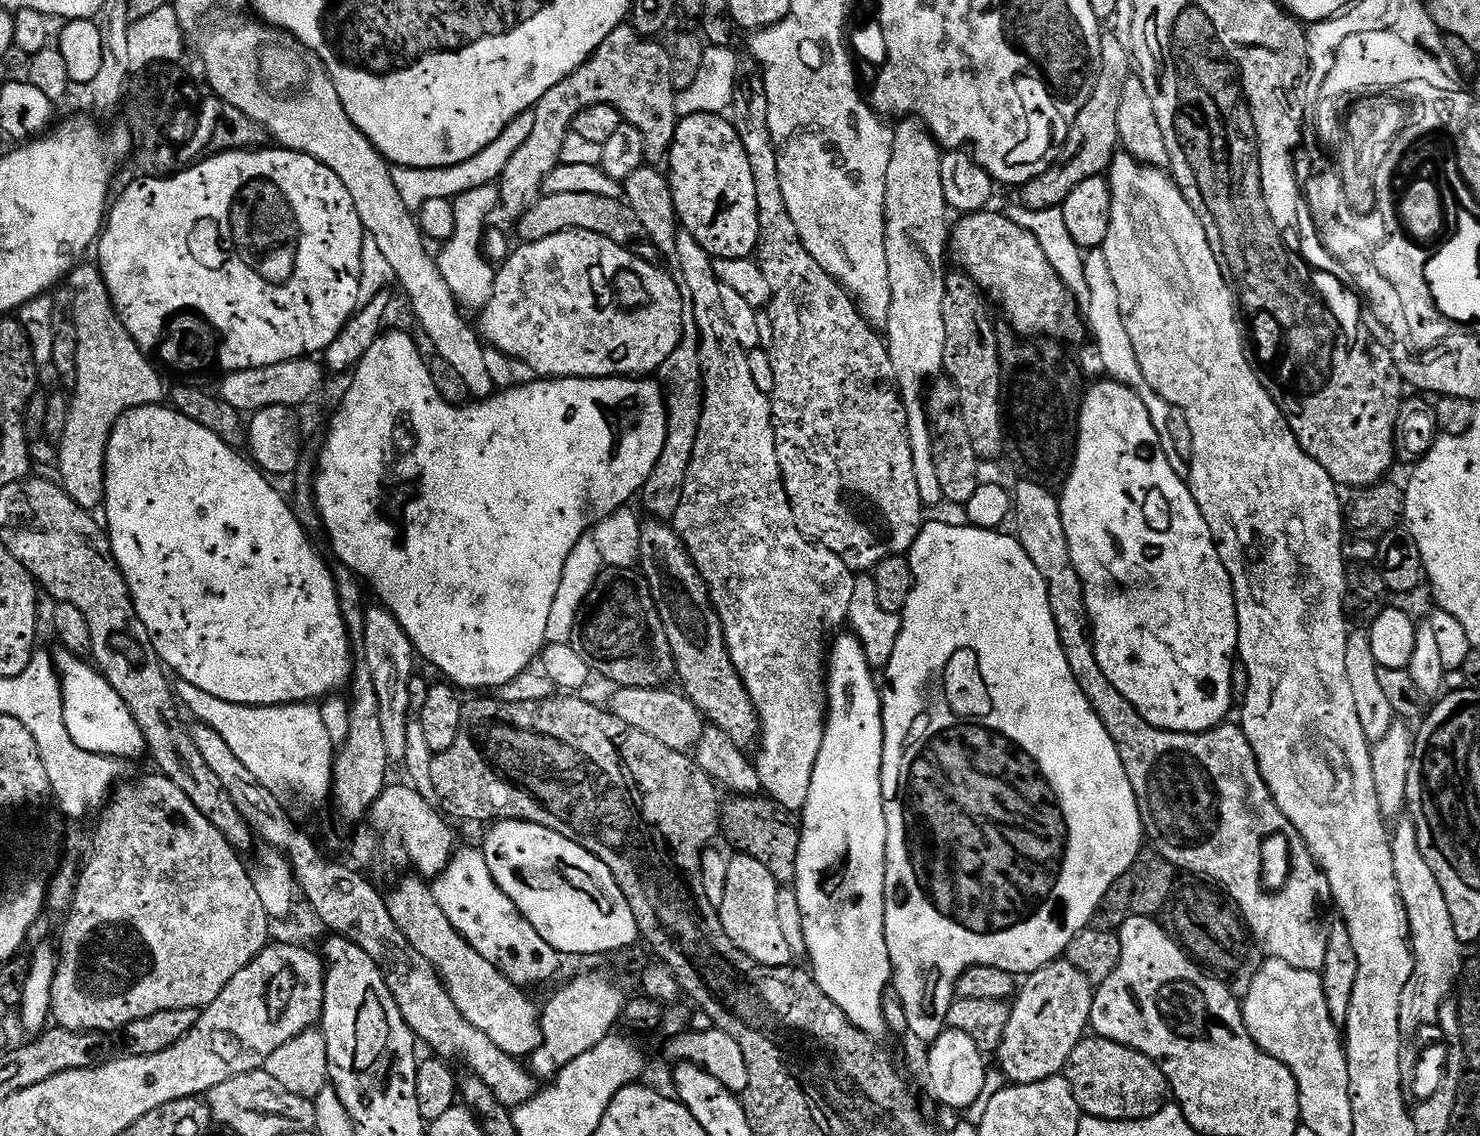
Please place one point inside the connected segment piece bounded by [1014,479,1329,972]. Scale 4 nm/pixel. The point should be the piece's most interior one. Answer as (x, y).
(1205, 807)

